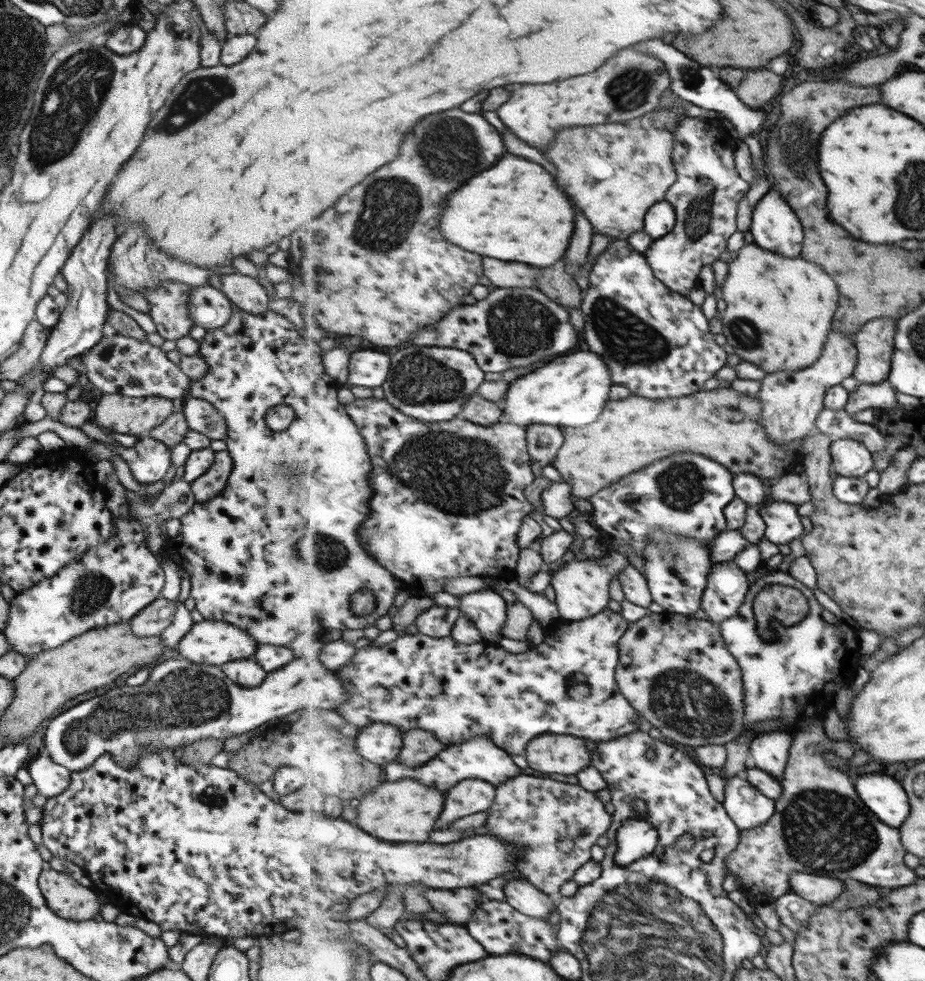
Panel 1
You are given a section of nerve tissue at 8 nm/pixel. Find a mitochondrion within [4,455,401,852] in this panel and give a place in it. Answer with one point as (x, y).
(183, 698)

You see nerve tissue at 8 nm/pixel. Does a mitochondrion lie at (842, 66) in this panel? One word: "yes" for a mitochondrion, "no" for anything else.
no

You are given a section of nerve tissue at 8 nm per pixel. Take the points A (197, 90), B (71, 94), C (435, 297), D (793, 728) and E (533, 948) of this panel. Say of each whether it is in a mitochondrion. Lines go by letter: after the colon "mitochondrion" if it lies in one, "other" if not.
A: mitochondrion
B: mitochondrion
C: other
D: other
E: other

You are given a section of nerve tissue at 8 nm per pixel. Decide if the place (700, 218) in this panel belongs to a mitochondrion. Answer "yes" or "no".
yes

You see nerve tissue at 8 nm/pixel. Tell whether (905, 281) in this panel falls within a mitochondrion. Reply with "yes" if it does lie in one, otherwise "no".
no

